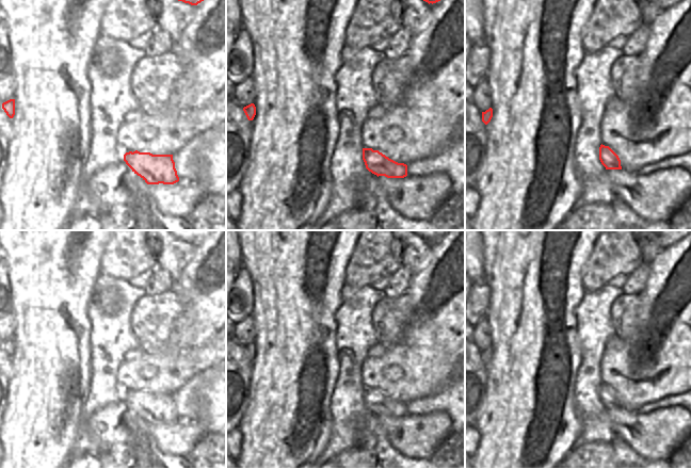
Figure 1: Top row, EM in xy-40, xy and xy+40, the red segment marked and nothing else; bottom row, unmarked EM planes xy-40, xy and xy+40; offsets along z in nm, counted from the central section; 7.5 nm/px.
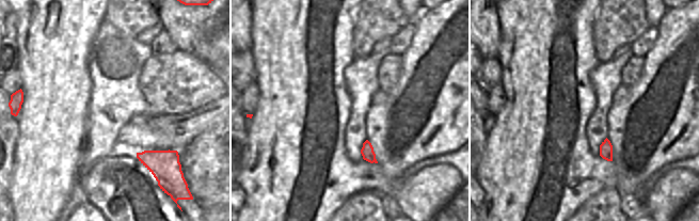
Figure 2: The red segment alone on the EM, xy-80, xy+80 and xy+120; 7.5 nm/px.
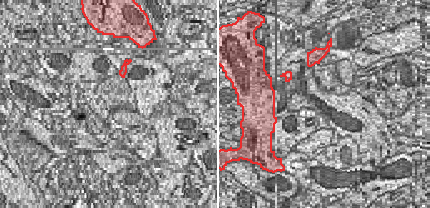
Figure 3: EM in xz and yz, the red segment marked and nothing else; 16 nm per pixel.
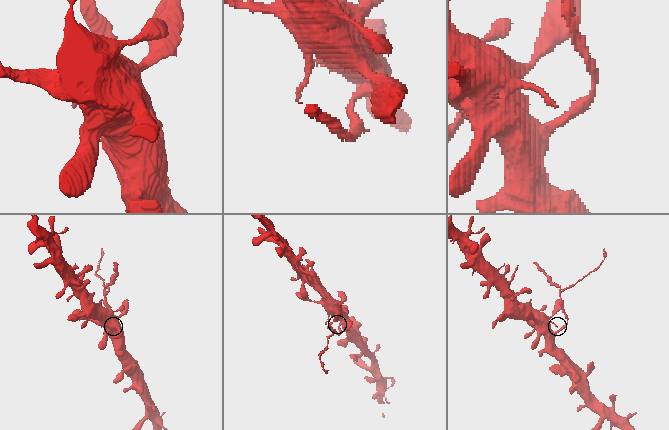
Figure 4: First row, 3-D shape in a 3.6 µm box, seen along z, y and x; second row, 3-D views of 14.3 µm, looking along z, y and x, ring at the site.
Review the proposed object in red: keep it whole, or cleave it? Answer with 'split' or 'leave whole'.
split

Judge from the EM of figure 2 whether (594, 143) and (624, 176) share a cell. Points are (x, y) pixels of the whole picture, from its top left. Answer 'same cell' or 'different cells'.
different cells

